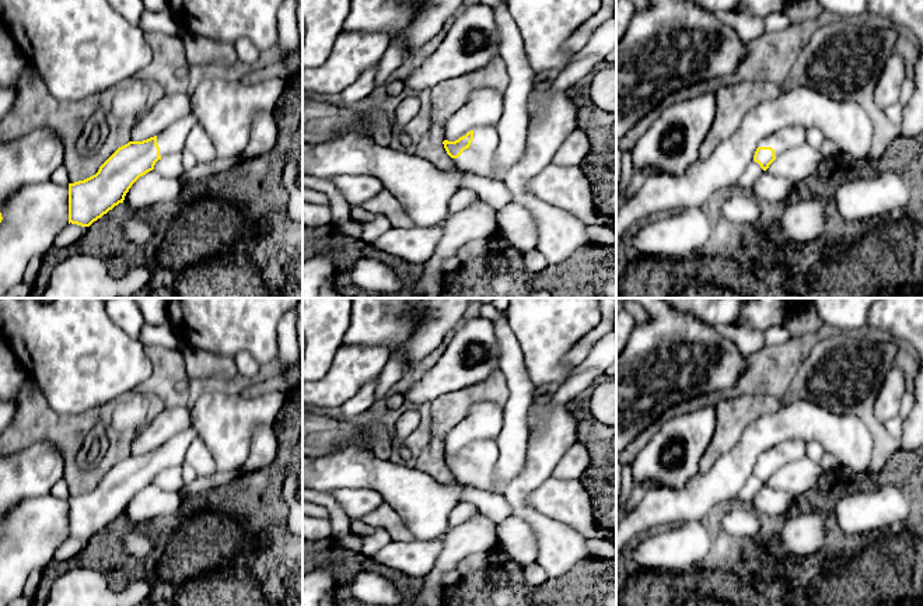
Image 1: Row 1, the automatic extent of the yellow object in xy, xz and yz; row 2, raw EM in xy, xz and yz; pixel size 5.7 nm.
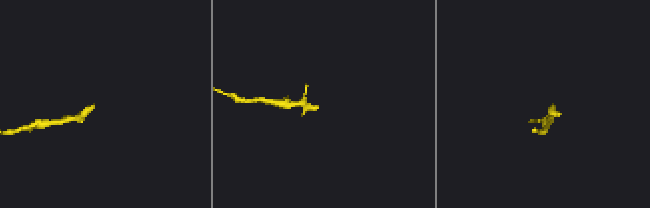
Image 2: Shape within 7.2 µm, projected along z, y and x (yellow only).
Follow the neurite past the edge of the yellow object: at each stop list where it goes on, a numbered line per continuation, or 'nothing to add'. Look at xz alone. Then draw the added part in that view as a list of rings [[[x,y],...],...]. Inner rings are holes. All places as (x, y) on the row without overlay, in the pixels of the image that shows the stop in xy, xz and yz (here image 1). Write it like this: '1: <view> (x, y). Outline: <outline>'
1: xz (479, 472). Outline: [[[496,439],[476,441],[471,459],[458,472],[452,472],[452,479],[479,490],[489,490],[494,484],[497,459]]]

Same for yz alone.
1: yz (789, 451). Outline: [[[789,439],[777,444],[772,449],[761,455],[758,460],[772,460],[775,469],[779,470],[783,466],[804,458],[807,453],[807,442],[803,439]]]

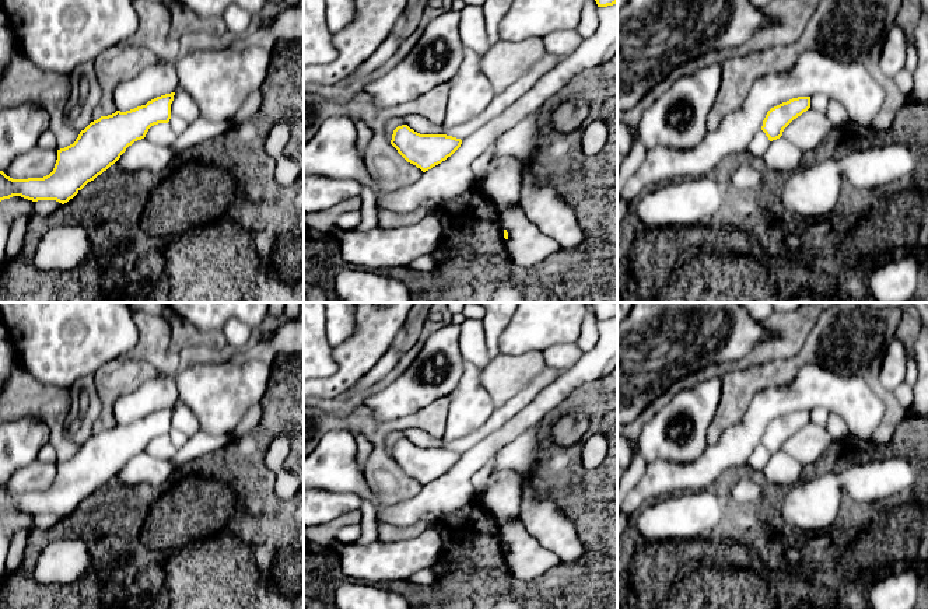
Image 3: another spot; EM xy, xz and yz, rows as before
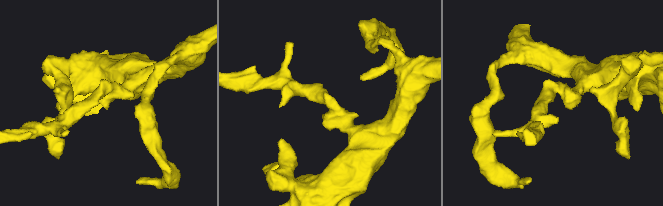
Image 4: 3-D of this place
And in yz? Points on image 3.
nothing to add

